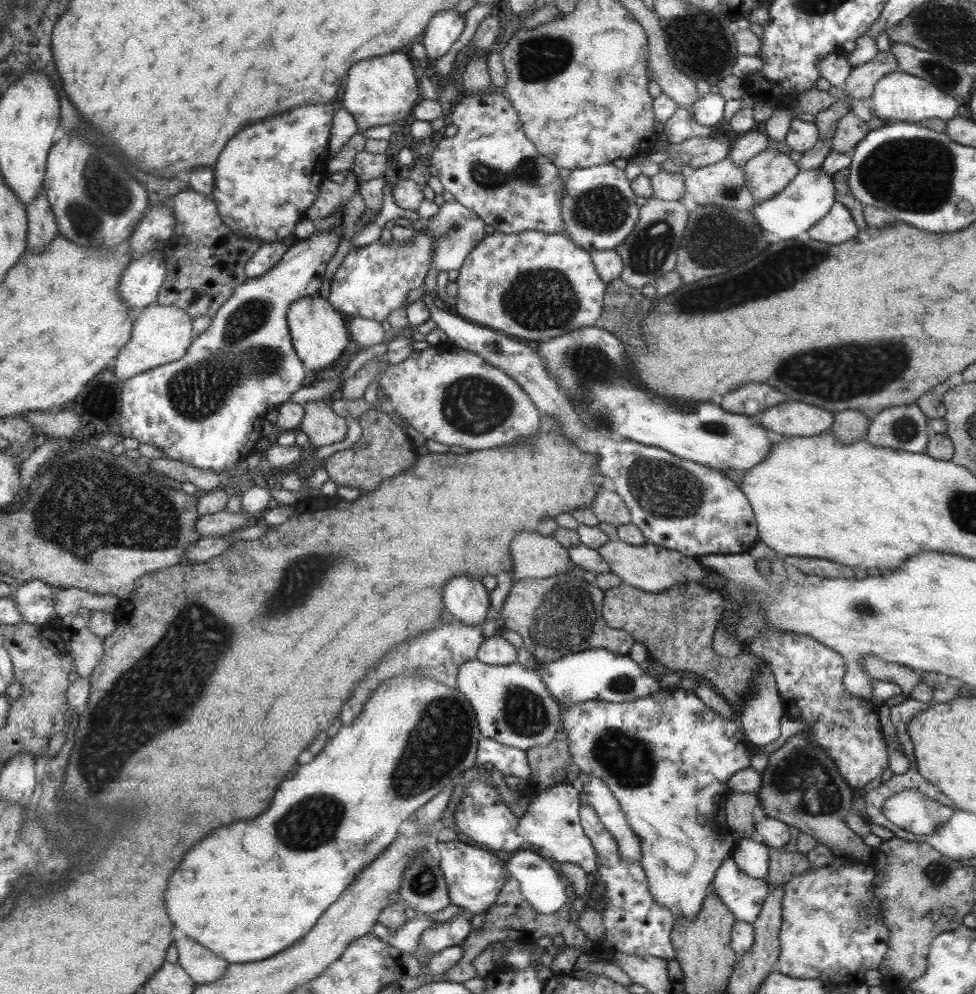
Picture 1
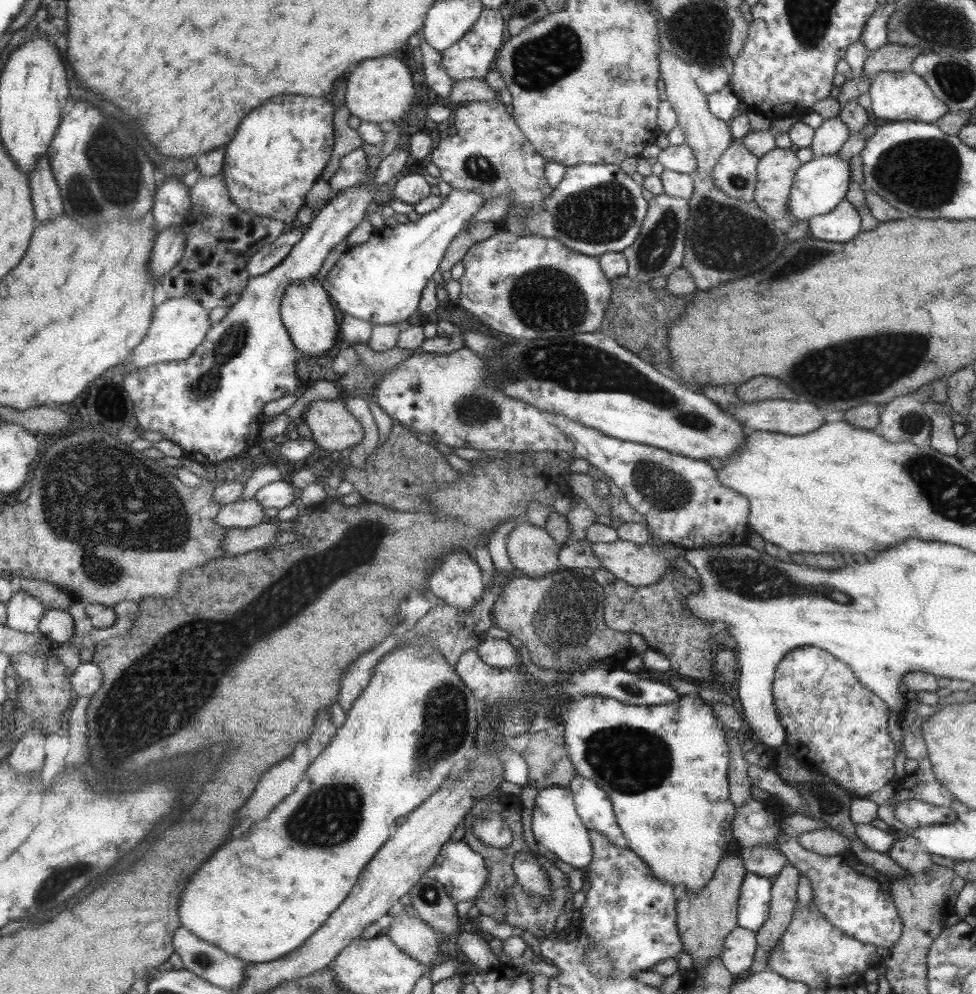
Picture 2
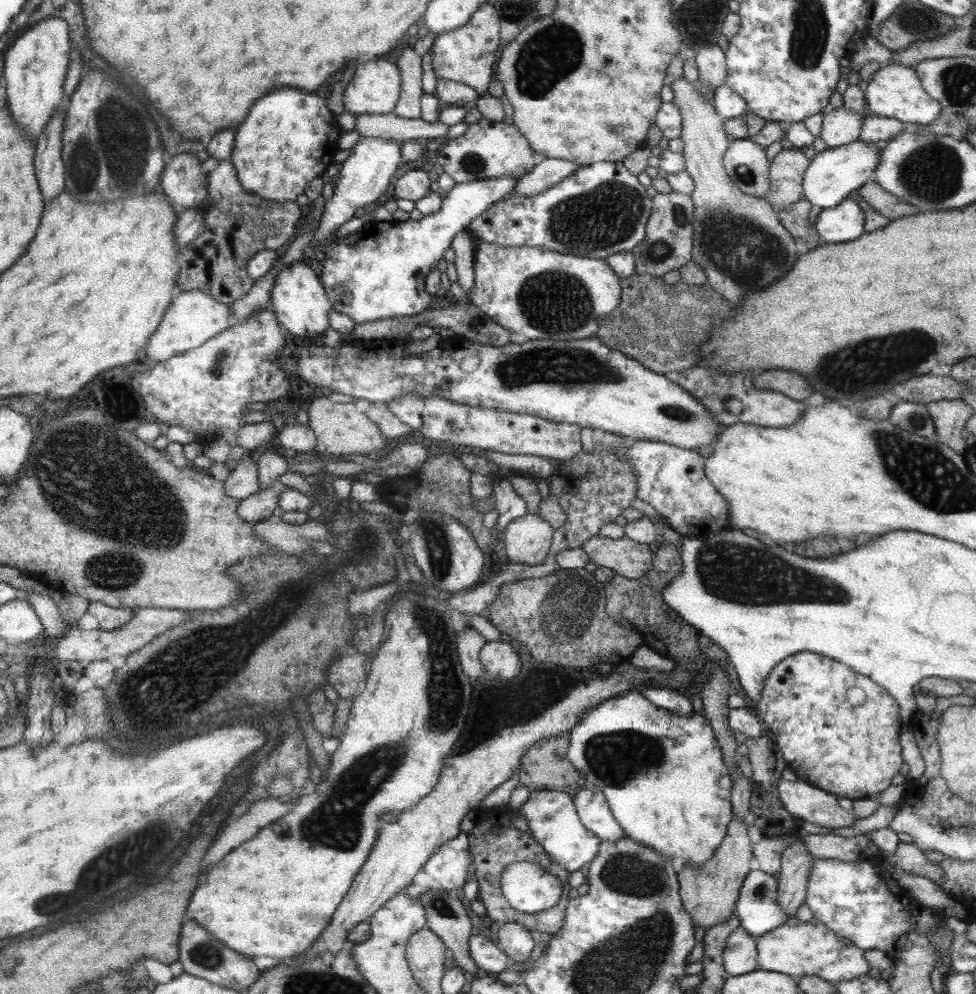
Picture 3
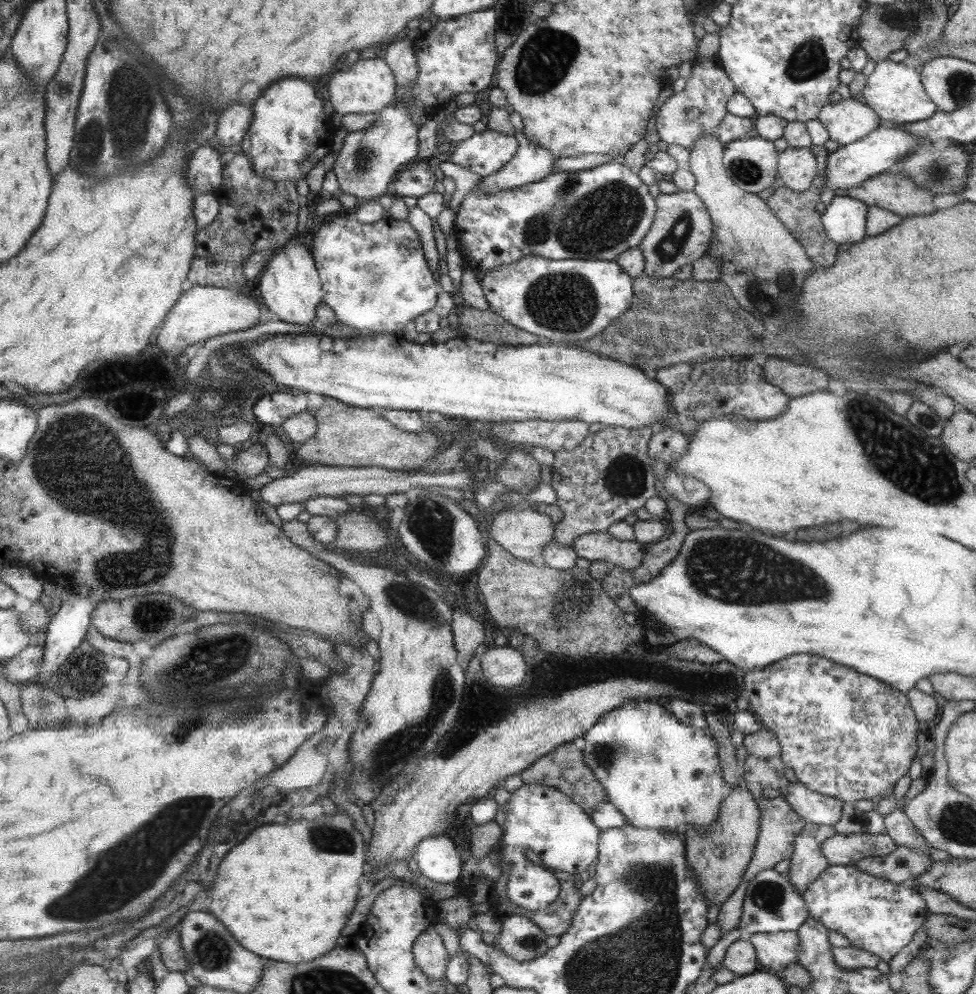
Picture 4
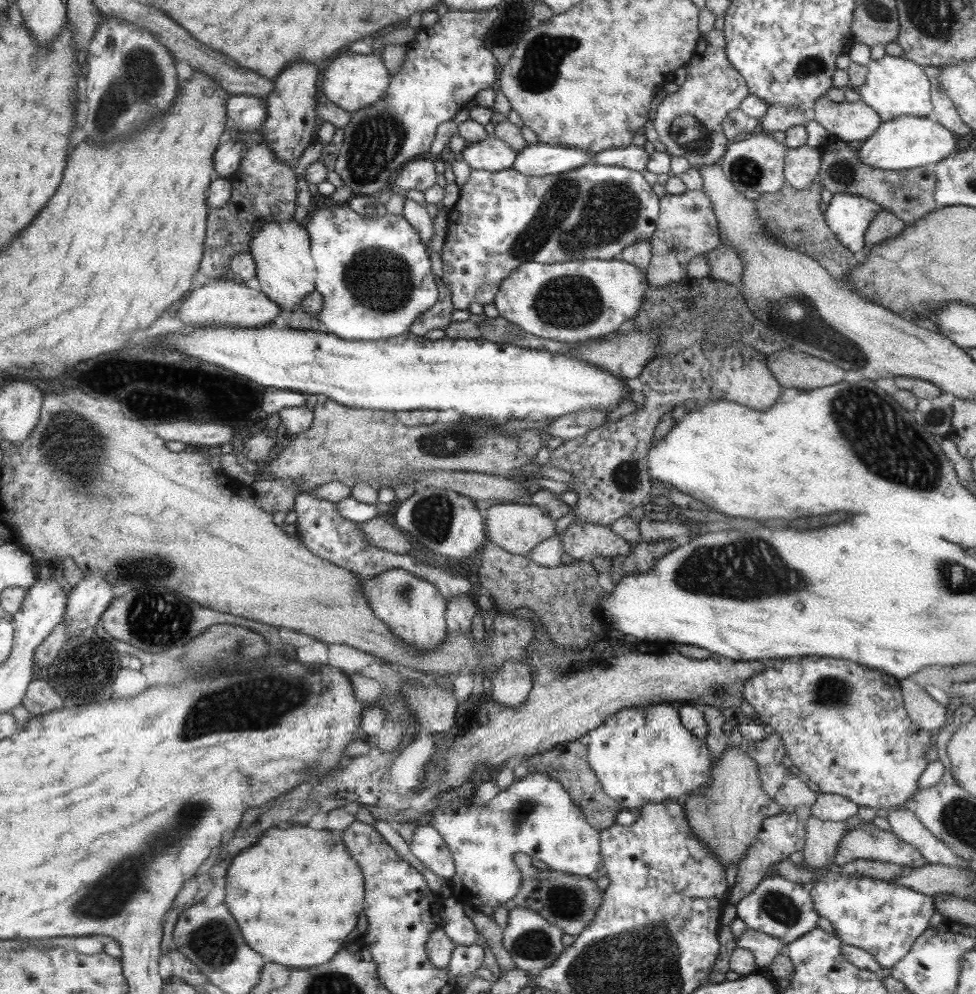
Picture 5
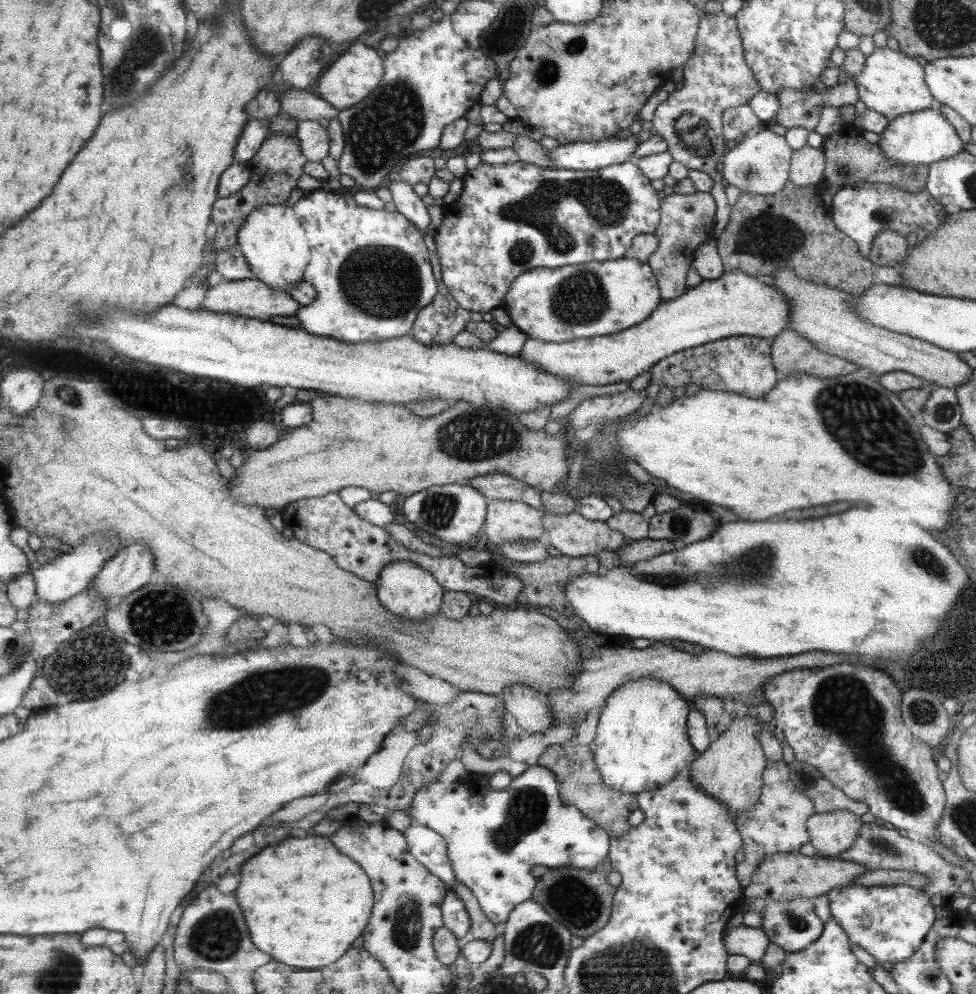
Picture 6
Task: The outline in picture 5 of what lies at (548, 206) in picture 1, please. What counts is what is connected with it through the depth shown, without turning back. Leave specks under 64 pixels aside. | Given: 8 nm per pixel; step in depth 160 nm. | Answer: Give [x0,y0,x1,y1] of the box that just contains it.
[457,136,516,172]

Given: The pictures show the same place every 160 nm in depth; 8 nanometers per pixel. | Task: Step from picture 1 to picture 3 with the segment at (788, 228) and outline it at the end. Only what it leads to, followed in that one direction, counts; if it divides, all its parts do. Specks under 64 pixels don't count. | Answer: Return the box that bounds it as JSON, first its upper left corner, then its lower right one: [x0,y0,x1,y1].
[801,140,879,209]

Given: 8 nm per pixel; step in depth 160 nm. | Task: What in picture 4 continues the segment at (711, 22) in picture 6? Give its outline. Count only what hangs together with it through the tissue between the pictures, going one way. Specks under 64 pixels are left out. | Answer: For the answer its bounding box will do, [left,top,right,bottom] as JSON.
[654,57,734,151]

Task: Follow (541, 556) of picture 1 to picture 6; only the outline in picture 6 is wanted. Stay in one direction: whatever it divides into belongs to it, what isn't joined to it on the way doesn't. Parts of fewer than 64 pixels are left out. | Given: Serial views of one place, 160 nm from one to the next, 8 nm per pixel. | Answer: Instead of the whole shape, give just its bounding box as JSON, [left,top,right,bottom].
[483,500,544,547]

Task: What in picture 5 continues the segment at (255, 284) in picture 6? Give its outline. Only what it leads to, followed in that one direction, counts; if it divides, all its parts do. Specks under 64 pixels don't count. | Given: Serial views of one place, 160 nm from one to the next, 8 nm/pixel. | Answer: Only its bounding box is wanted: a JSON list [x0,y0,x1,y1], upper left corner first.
[177,279,280,328]

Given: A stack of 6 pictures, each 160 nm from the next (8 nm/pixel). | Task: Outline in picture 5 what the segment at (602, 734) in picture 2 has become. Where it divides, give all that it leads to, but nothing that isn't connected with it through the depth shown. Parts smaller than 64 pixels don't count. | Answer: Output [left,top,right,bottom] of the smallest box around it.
[586,703,712,816]

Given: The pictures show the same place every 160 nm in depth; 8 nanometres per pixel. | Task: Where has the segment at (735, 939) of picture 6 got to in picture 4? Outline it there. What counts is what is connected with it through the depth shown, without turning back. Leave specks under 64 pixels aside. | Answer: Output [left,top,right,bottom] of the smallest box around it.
[748,932,798,975]

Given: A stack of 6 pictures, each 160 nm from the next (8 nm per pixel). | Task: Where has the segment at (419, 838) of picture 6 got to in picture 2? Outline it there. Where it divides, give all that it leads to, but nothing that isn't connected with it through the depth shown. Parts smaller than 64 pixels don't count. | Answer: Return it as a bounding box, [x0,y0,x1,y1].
[432,840,488,903]

